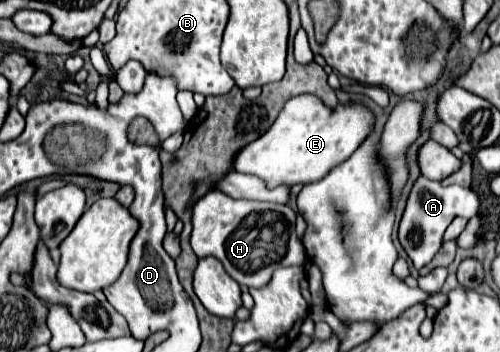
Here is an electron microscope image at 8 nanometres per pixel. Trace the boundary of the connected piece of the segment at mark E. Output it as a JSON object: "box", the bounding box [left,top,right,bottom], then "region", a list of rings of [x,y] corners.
{"box":[234,94,374,188],"region":[[[300,94],[286,102],[268,132],[236,154],[234,168],[236,172],[264,178],[270,188],[278,184],[318,182],[324,174],[328,174],[328,170],[332,170],[332,166],[344,162],[344,158],[350,158],[360,142],[372,134],[374,122],[374,112],[362,102],[328,108],[318,96]]]}

